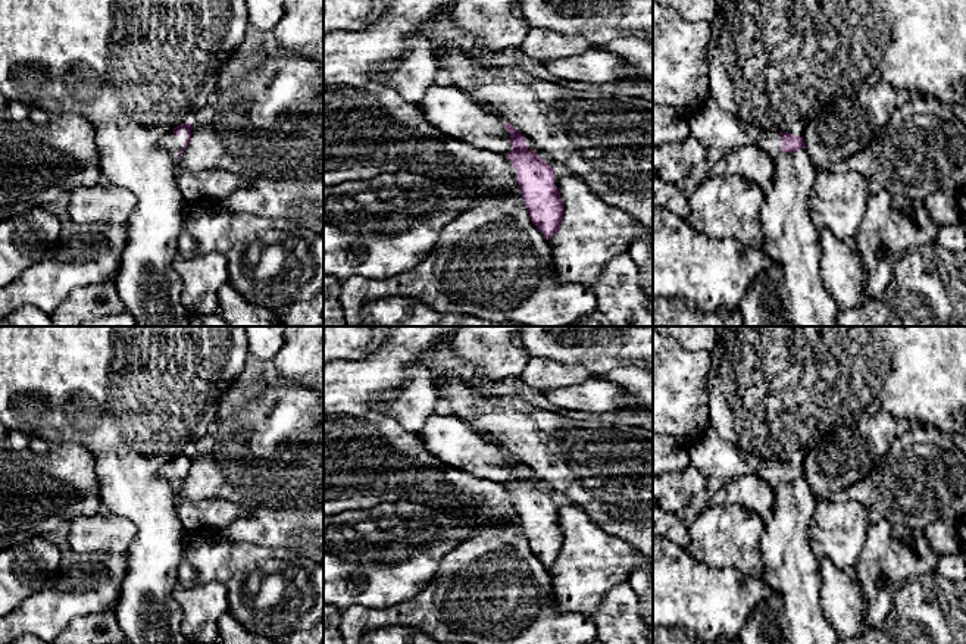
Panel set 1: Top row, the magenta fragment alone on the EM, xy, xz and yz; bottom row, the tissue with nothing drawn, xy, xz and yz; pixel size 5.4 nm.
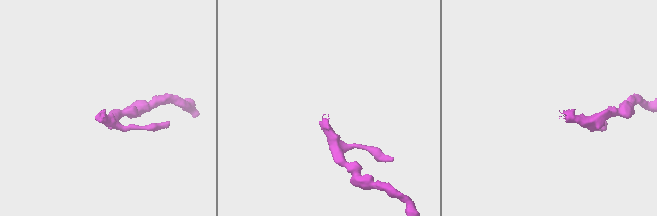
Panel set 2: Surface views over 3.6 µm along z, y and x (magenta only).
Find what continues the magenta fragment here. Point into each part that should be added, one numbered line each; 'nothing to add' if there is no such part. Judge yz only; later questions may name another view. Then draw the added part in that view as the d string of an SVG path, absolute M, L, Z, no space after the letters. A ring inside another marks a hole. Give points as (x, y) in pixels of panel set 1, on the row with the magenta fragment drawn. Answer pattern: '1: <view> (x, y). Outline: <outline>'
1: yz (715, 128). Outline: M712 99L688 115L688 128L690 134L707 149L729 151L753 144L775 157L782 147L778 131L762 131L747 126L735 116L722 110Z

